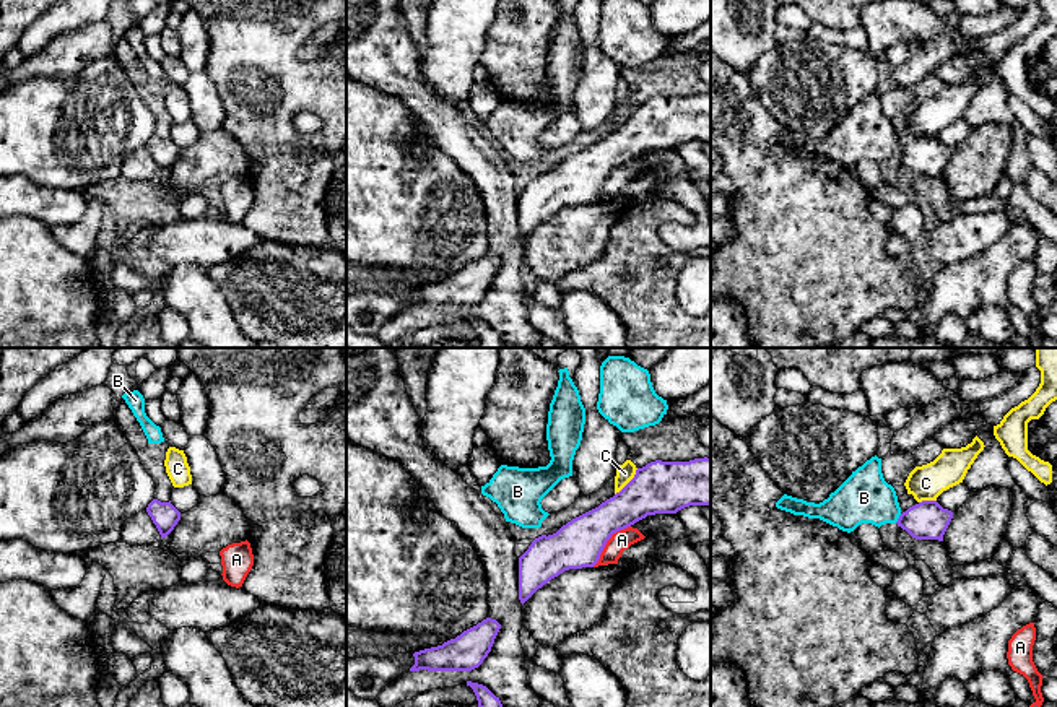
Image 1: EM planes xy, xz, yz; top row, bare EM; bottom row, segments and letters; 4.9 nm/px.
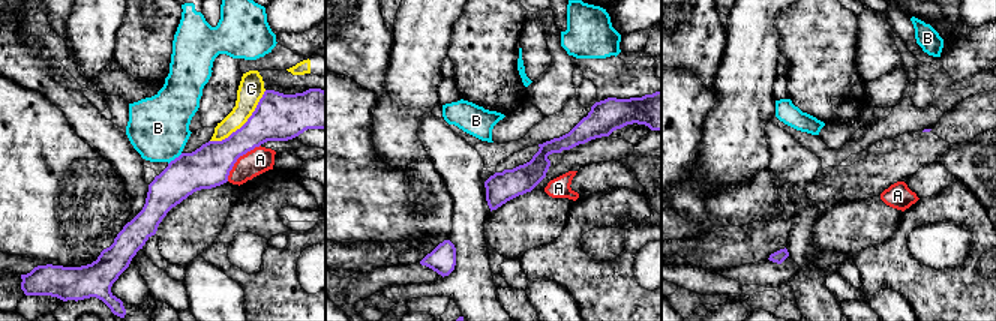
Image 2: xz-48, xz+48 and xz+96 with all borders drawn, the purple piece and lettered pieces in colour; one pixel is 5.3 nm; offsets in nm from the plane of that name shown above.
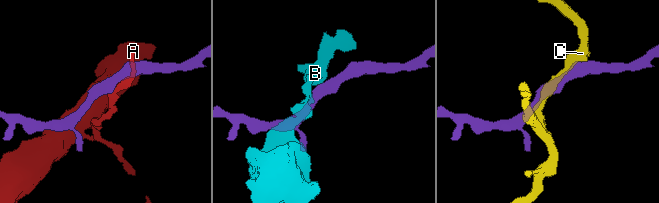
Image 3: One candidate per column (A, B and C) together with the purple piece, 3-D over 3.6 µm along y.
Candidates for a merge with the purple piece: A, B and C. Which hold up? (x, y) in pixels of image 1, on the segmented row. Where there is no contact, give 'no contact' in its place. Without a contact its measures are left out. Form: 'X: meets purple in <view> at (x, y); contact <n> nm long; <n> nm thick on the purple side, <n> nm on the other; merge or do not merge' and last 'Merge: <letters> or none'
A: meets purple in xz at (607, 540); contact 280 nm long; 240 nm thick on the purple side, 100 nm on the other; do not merge
B: meets purple in yz at (898, 519); contact 60 nm long; 190 nm thick on the purple side, 260 nm on the other; do not merge
C: meets purple in xz at (630, 481); contact 180 nm long; 260 nm thick on the purple side, 90 nm on the other; do not merge
Merge: none

